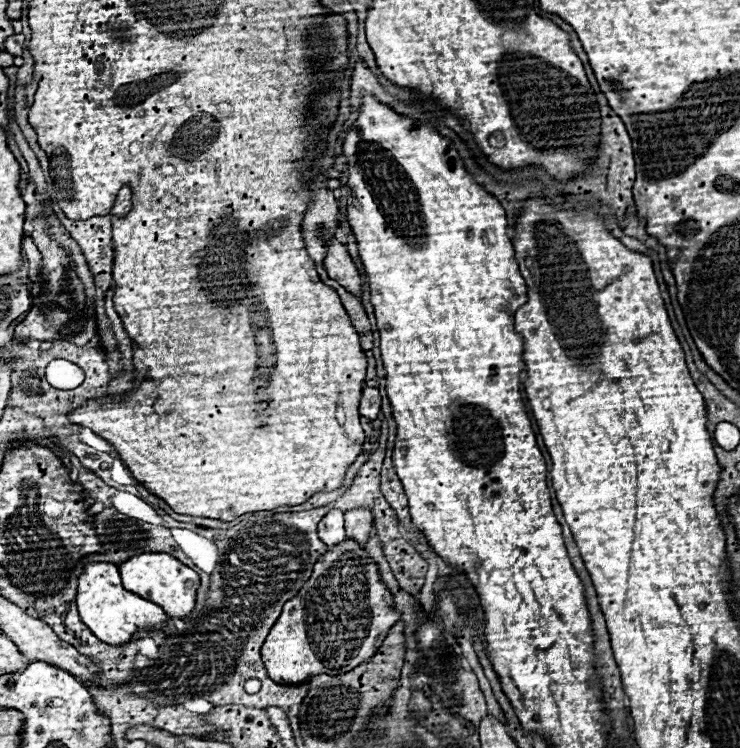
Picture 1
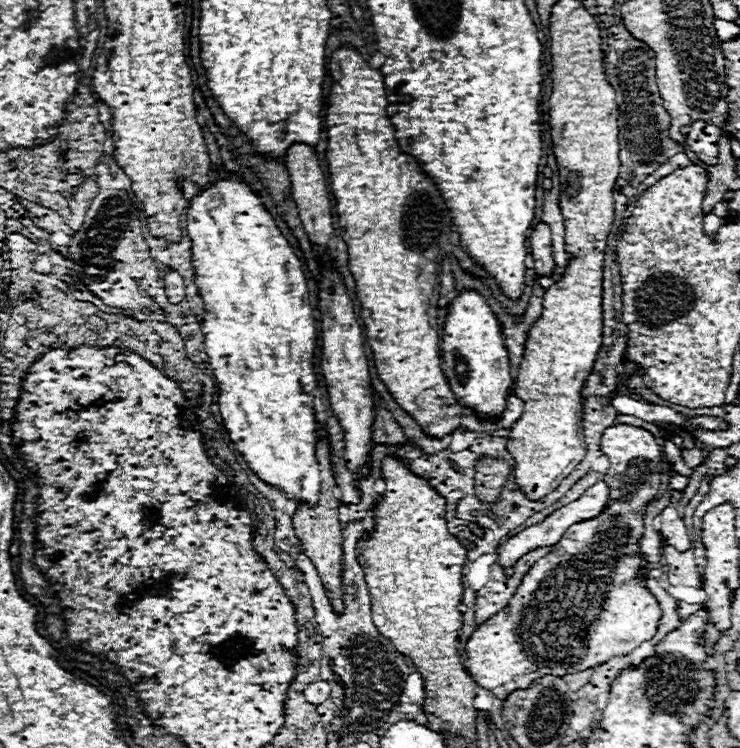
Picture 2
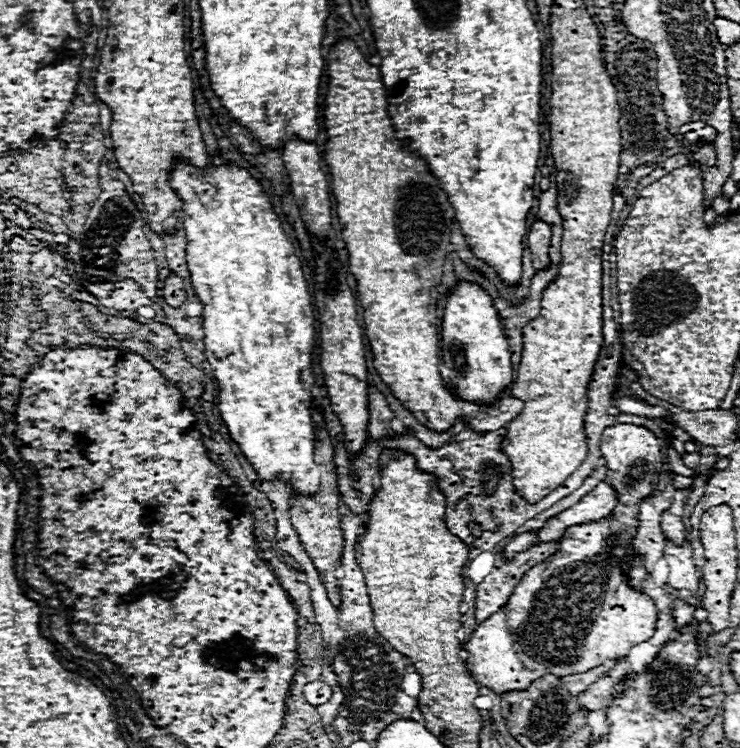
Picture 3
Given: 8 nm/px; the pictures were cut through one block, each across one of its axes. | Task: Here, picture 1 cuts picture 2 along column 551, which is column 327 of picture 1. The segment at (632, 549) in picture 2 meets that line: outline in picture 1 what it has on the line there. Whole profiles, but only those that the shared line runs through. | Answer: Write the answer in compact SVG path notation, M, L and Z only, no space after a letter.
M344 540L342 544L330 546L330 550L324 556L320 556L304 588L298 592L298 596L284 604L280 618L272 626L262 646L262 662L268 670L268 676L280 684L306 682L318 674L346 674L376 654L388 630L398 620L400 612L392 608L392 594L380 582L380 574L376 564L372 564L372 558L368 558L366 550L356 542Z

